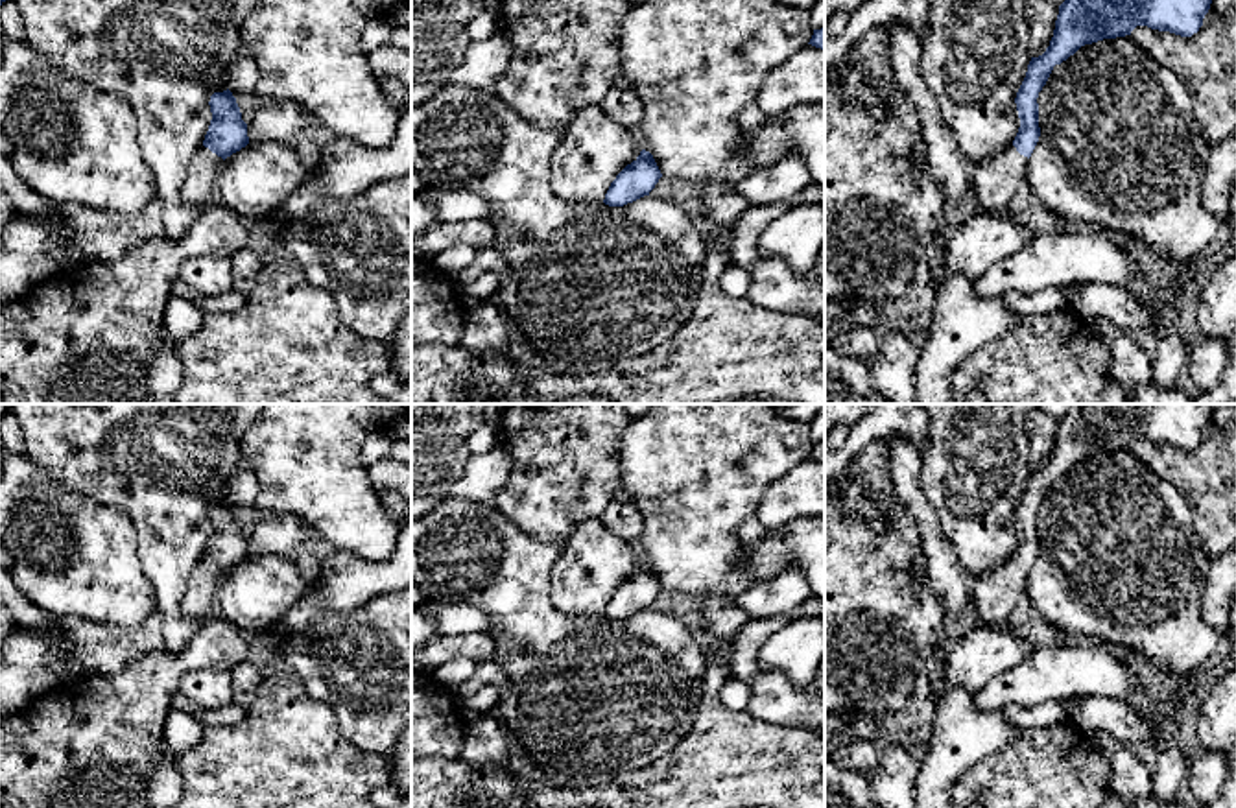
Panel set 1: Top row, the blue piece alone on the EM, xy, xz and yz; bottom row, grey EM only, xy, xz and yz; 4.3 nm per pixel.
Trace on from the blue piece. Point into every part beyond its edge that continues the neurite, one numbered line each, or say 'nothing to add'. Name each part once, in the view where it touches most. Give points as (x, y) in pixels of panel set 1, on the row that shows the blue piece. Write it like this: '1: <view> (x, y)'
1: xy (203, 168)

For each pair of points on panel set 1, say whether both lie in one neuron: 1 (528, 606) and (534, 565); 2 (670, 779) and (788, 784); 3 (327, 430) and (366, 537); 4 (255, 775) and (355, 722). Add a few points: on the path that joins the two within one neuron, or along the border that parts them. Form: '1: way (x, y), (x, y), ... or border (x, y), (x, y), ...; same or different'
1: way (528, 596), (528, 574); same
2: way (700, 784), (759, 784); same
3: way (331, 456), (332, 497), (347, 511); same
4: border (312, 696), (334, 712), (353, 744), (377, 753); different

